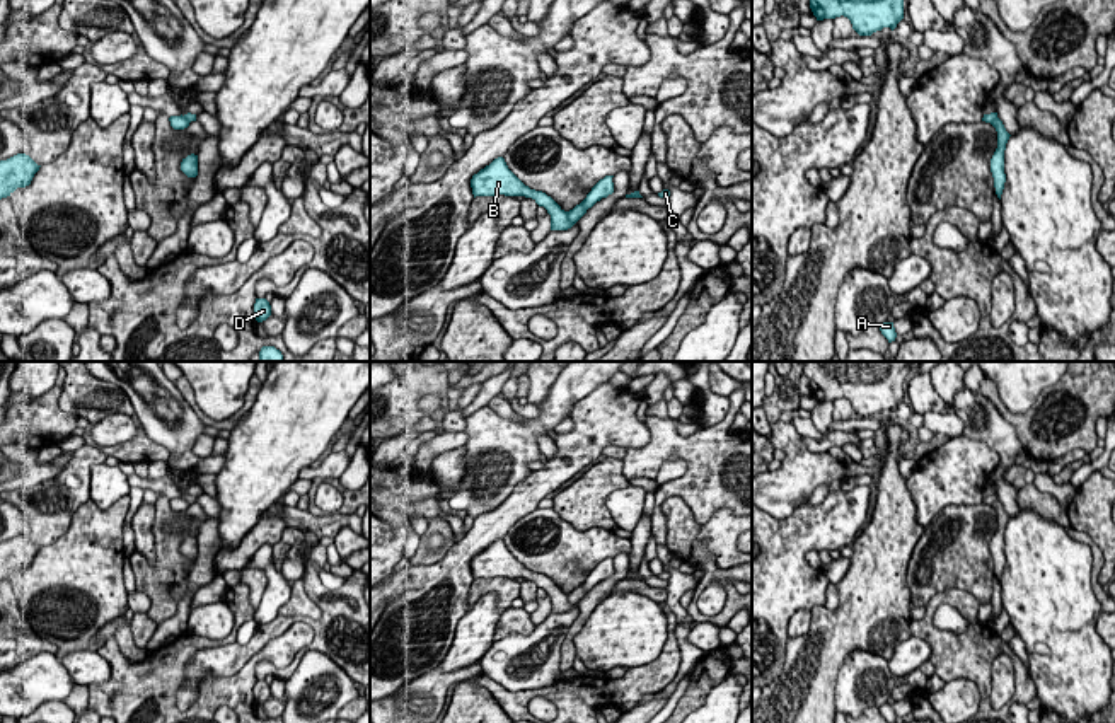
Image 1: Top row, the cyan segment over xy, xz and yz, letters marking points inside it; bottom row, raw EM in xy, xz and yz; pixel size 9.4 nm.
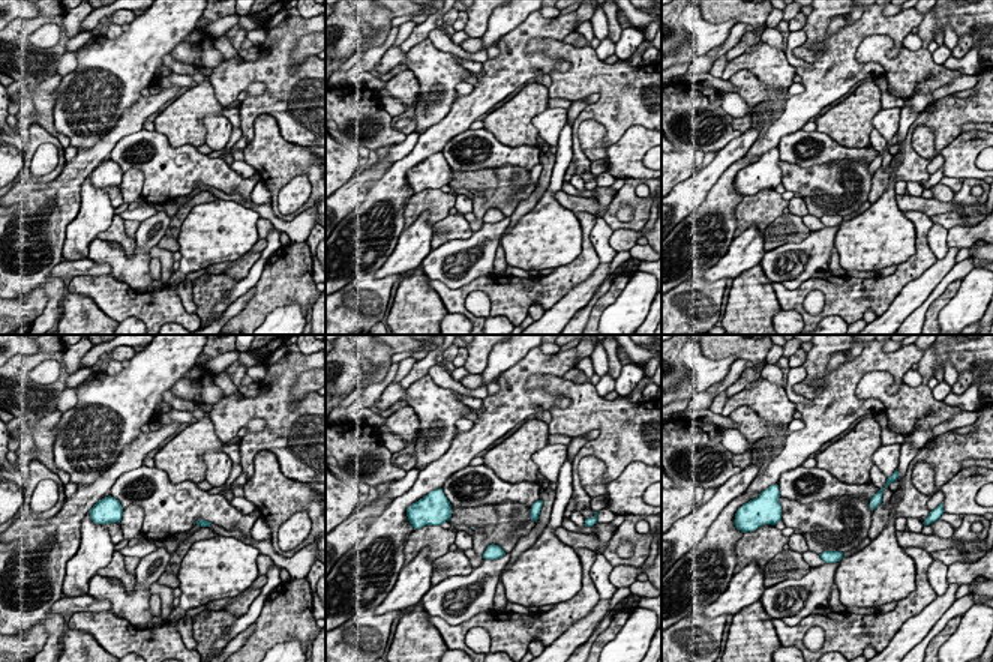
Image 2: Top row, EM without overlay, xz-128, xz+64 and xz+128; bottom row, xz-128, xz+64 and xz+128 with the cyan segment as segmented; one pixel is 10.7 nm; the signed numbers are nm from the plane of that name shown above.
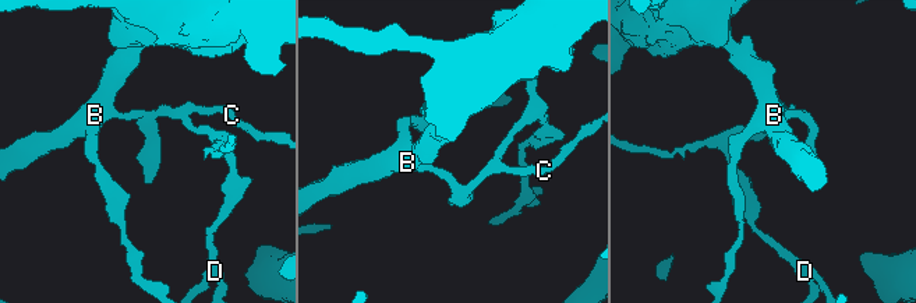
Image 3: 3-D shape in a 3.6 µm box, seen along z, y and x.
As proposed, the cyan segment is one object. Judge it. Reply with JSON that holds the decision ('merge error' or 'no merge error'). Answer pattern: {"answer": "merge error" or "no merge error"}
{"answer": "merge error"}

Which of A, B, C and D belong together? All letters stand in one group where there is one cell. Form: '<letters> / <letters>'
A B / C D

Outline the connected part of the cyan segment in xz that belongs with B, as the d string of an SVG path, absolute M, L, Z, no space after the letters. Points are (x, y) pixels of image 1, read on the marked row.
M503 157L494 159L471 179L472 194L476 196L525 196L544 206L551 215L551 230L568 230L573 223L551 196L525 186L506 165Z

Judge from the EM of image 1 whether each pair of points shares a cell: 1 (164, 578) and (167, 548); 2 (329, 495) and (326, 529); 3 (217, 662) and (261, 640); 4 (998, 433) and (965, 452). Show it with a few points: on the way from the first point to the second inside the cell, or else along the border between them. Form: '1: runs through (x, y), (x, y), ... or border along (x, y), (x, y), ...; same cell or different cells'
1: runs through (167, 572), (167, 555); same cell
2: border along (336, 510), (328, 514); different cells
3: runs through (227, 660), (251, 648); same cell
4: border along (962, 433), (982, 440), (998, 456), (991, 474); different cells

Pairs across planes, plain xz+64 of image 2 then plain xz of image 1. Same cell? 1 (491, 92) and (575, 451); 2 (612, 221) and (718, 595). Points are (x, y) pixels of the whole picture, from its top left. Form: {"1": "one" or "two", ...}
{"1": "one", "2": "two"}

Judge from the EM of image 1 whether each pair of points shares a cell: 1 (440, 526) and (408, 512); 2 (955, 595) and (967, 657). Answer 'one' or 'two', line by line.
1: two
2: one

